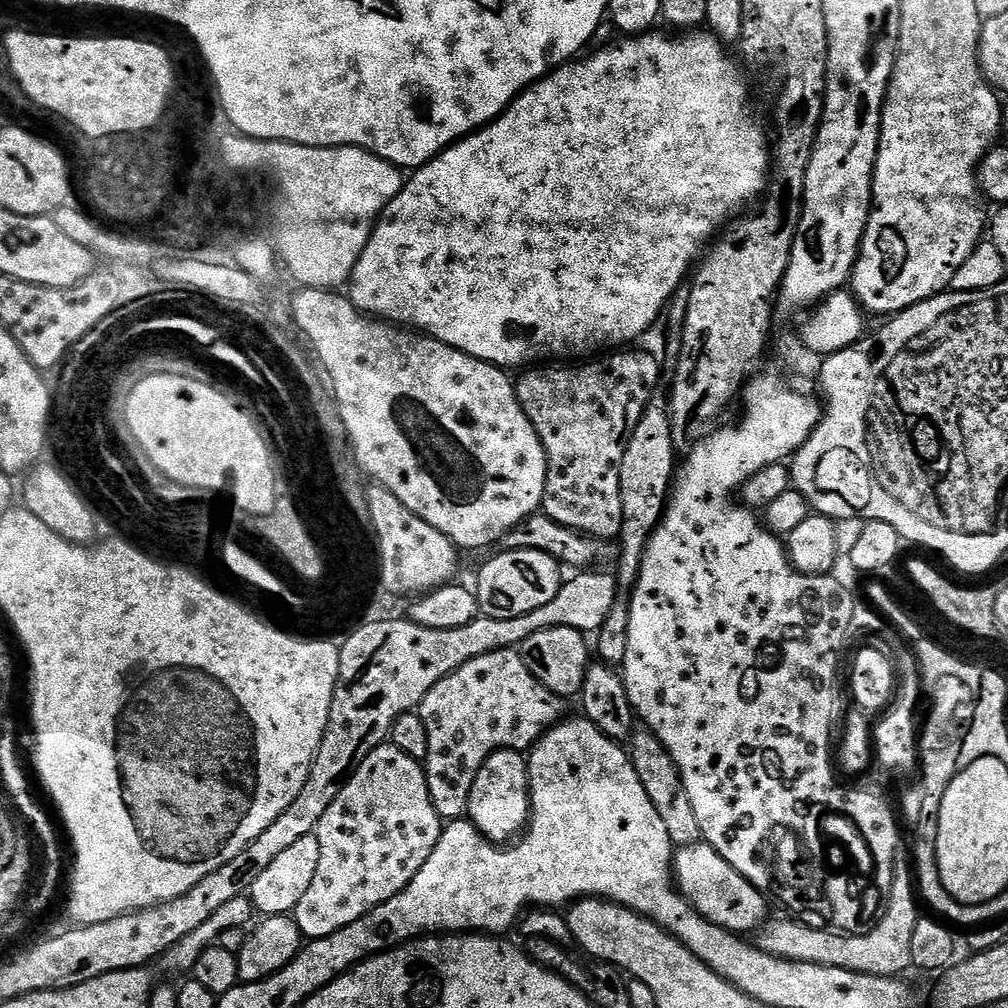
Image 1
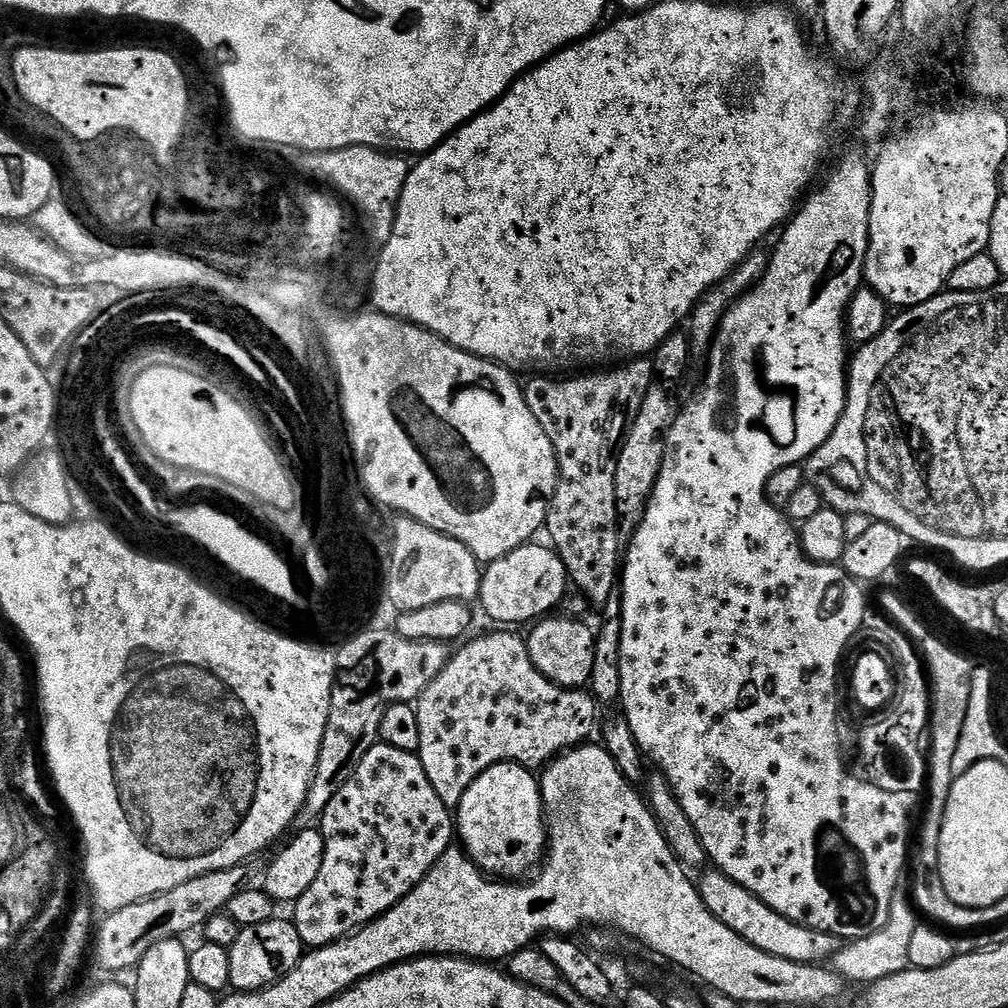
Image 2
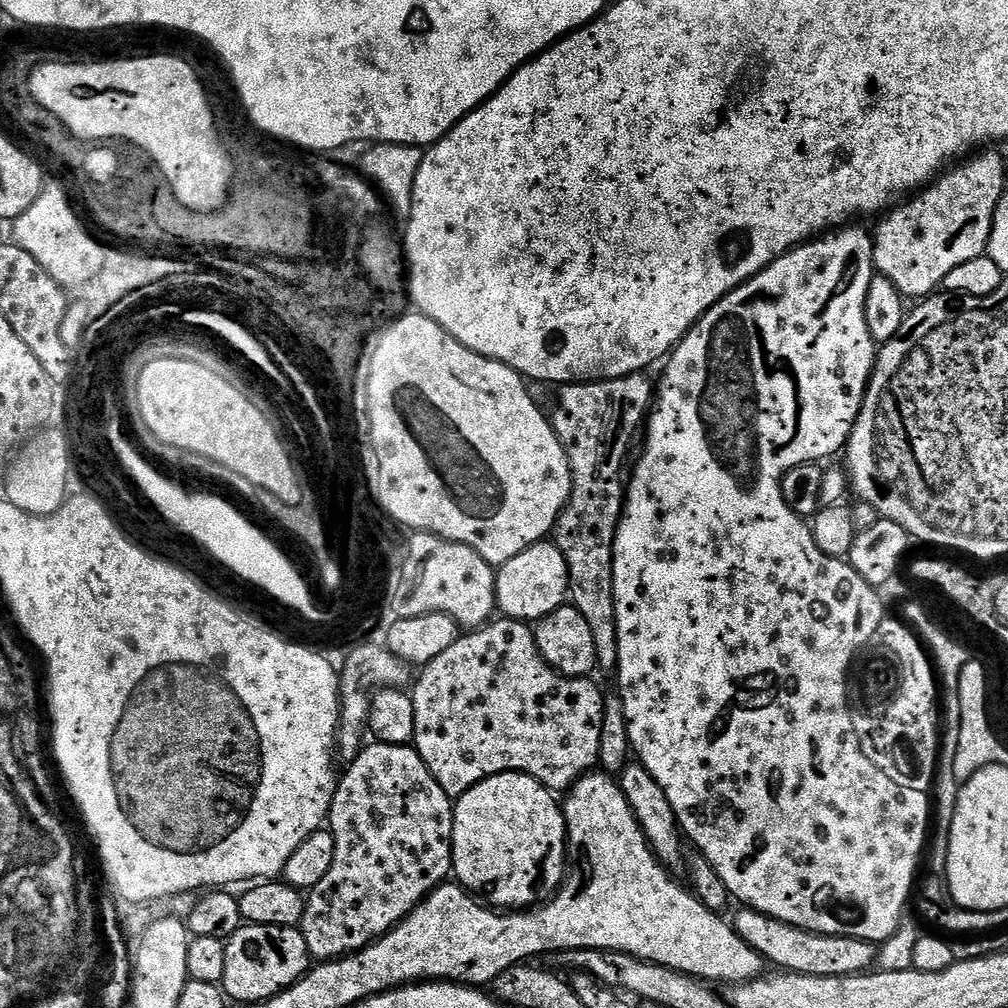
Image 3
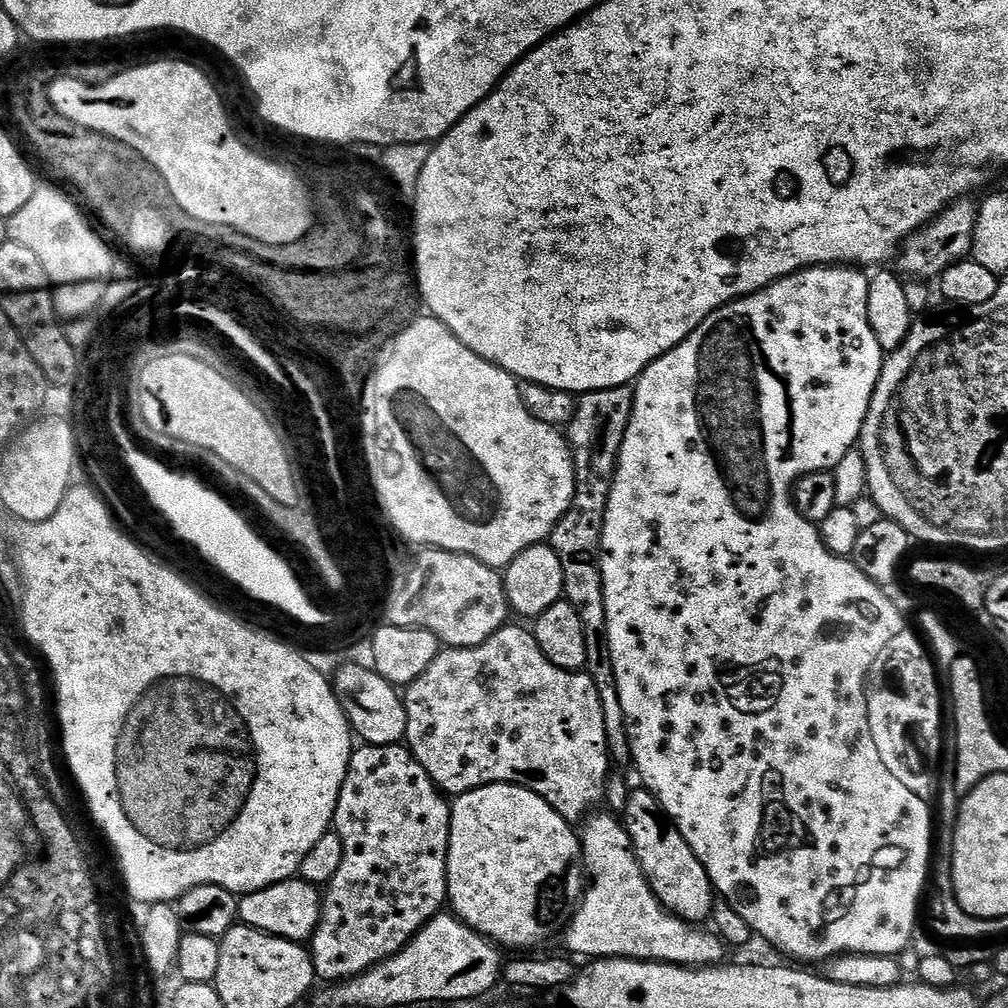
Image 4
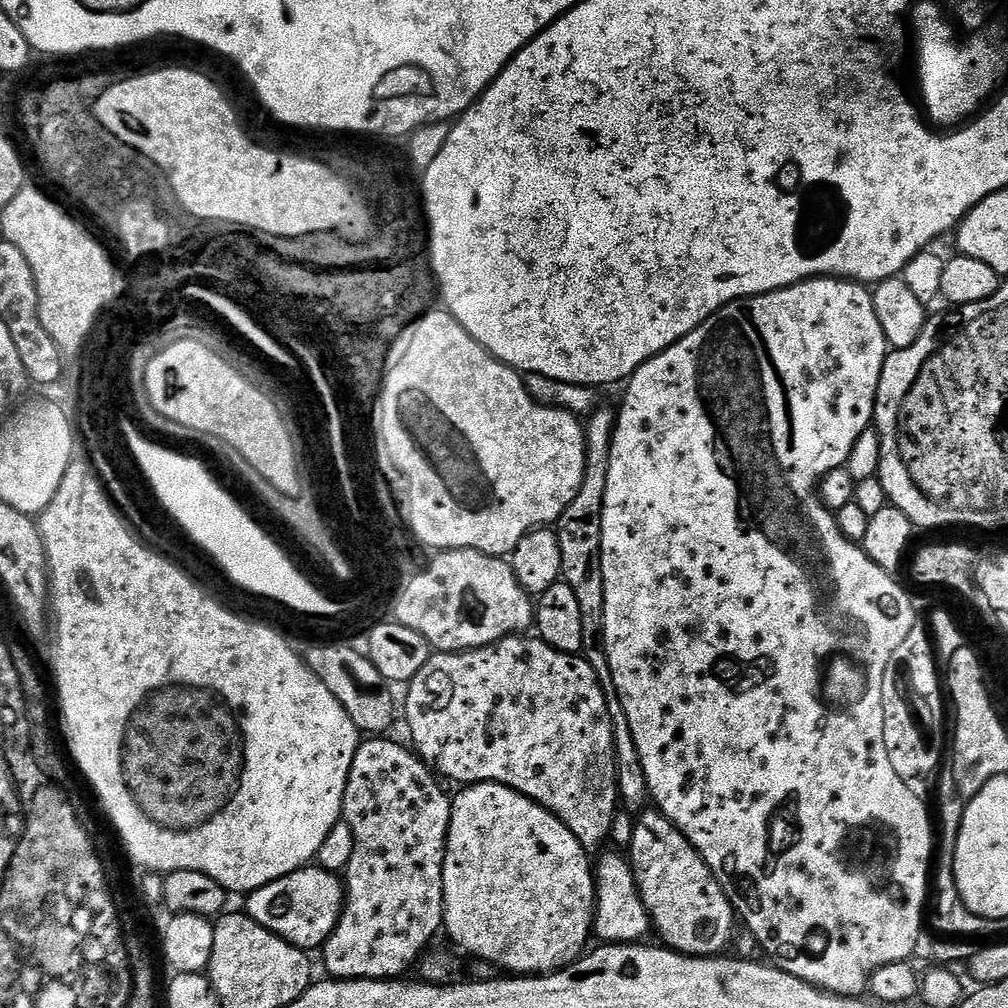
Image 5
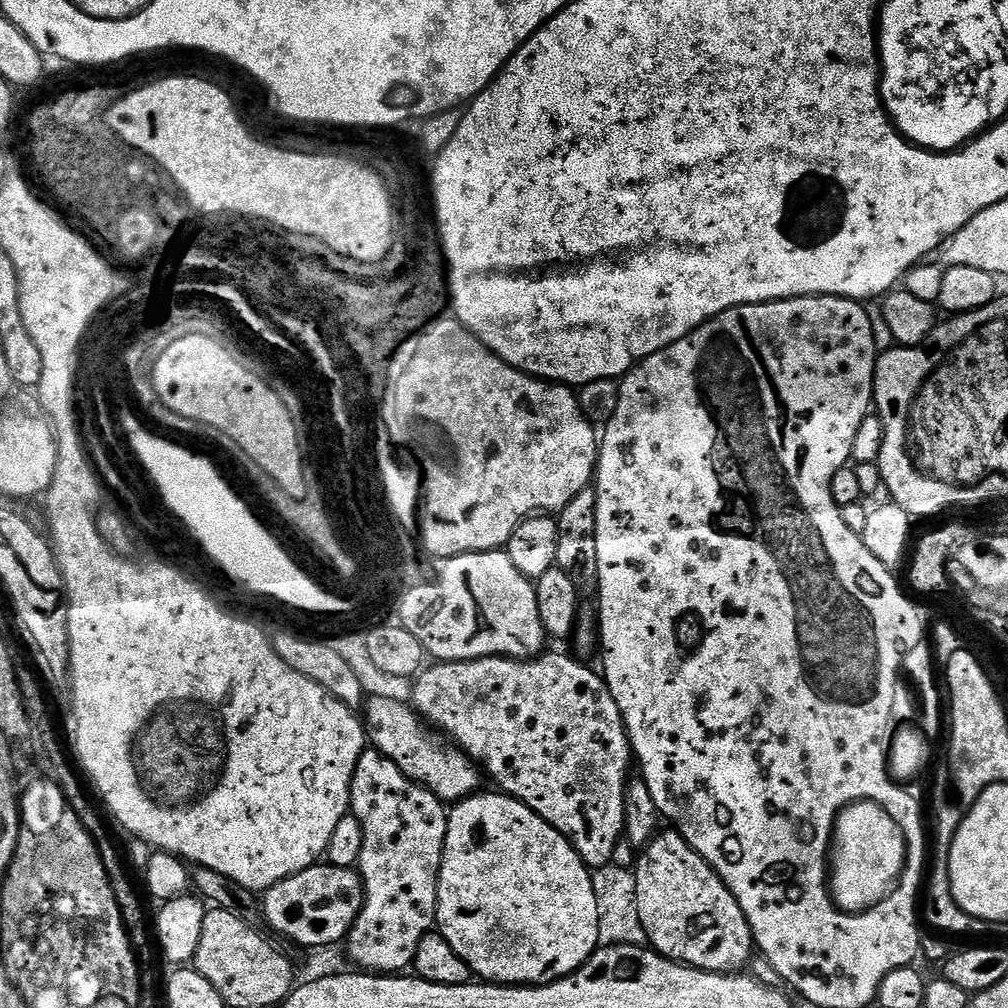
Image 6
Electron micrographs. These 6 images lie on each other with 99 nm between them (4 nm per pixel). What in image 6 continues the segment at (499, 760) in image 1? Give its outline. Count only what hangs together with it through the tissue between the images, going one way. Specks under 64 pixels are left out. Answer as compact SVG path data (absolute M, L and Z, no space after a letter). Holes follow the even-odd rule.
M481 791L479 794L467 796L465 800L459 801L448 813L448 829L446 830L446 846L444 847L444 857L442 858L442 866L440 867L440 881L438 882L438 902L436 903L436 928L441 936L444 936L449 946L453 948L454 954L458 956L469 967L471 975L479 978L481 981L490 984L511 984L513 986L535 986L537 984L553 984L556 980L561 980L563 976L569 976L571 972L578 971L584 963L594 955L599 944L599 912L598 903L594 894L594 882L591 881L592 873L588 865L582 862L582 858L576 852L576 847L568 841L561 832L554 830L554 826L550 826L550 822L546 822L537 812L530 810L520 800L507 794L501 794L499 791L492 792Z

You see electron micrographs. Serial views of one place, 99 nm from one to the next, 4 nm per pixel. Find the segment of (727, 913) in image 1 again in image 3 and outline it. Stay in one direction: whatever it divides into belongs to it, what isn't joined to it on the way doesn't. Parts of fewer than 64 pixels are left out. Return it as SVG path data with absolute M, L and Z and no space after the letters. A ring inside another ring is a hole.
M739 909L736 918L732 920L732 925L741 938L765 961L771 965L776 964L776 968L783 971L796 972L803 976L814 977L836 977L853 976L867 971L875 965L879 959L879 947L869 943L867 940L850 938L849 936L824 936L814 932L802 931L801 928L792 927L788 923L778 922L768 915L762 915L761 912L752 909Z

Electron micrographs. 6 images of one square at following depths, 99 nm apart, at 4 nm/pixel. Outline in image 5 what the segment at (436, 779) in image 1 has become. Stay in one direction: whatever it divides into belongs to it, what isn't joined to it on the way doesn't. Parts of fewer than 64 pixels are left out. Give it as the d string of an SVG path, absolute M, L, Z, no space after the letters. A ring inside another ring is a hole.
M524 634L508 636L505 640L499 640L488 644L484 648L471 648L468 652L436 652L418 670L418 674L409 680L406 685L408 697L402 700L402 716L408 719L408 732L412 735L411 747L415 749L421 760L429 768L435 770L441 777L449 776L457 780L460 786L473 784L501 784L507 788L513 788L521 792L534 803L541 804L548 812L553 812L578 838L578 842L585 850L592 848L603 849L610 834L610 826L614 822L614 814L618 810L618 793L616 790L616 759L614 758L614 734L610 714L606 706L606 698L602 694L602 686L594 674L594 670L584 661L583 655L571 656L565 652L559 652L551 648L547 642L539 638L527 640Z

